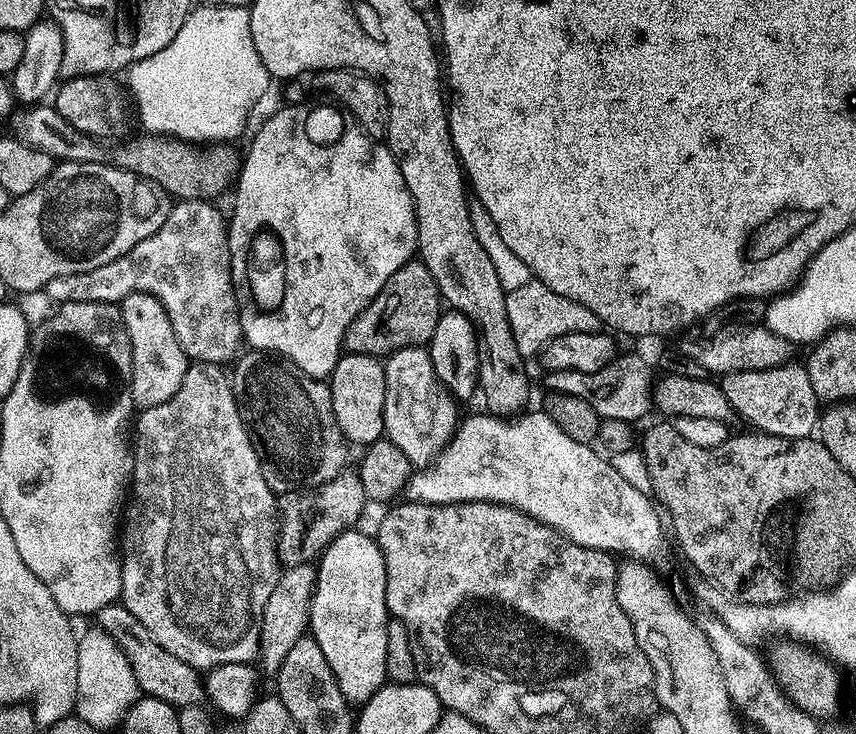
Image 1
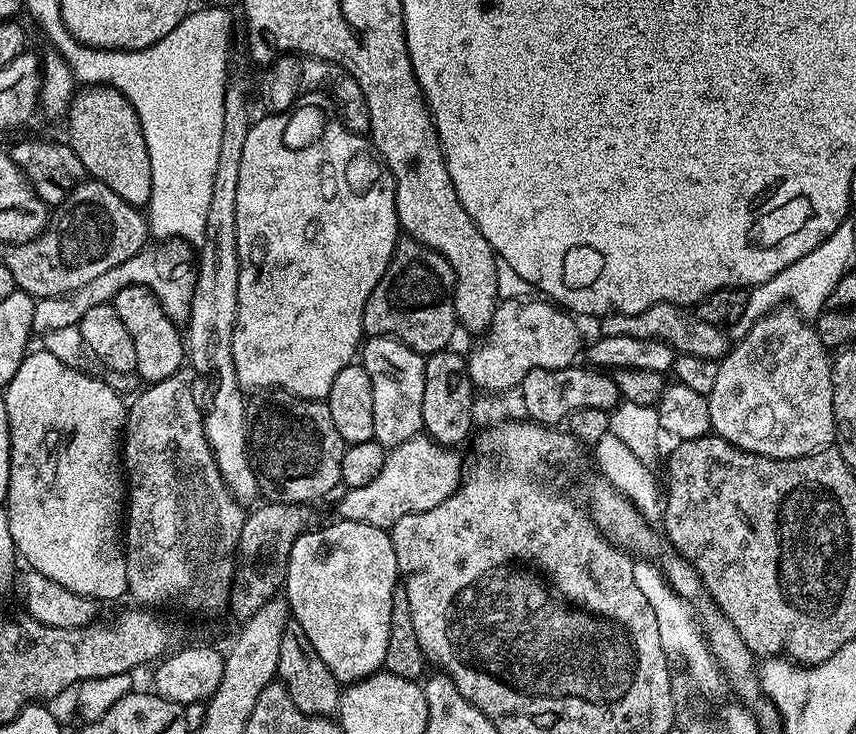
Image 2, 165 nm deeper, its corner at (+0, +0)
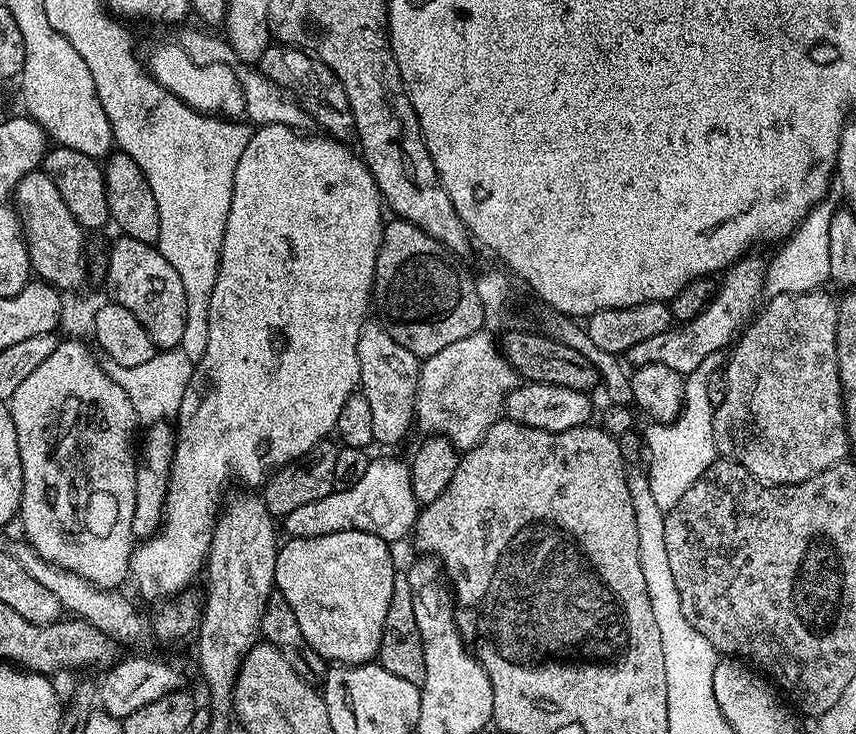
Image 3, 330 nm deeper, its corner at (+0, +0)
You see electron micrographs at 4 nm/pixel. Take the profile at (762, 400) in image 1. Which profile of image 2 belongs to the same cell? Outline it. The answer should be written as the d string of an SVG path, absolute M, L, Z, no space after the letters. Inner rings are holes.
M781 306L754 322L747 334L729 347L718 363L718 379L707 397L712 432L743 452L767 456L770 460L797 460L823 452L836 439L829 349L818 338L815 327L788 306Z

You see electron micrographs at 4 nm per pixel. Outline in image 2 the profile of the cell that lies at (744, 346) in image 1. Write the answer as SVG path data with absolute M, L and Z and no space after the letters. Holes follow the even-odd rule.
M659 303L642 310L638 314L624 314L622 312L613 312L610 316L605 316L599 321L600 336L609 336L610 338L638 338L645 342L657 340L659 344L668 344L672 347L673 353L686 356L697 356L707 360L719 361L728 353L730 347L730 336L723 328L706 326L694 314L686 313L677 305Z

